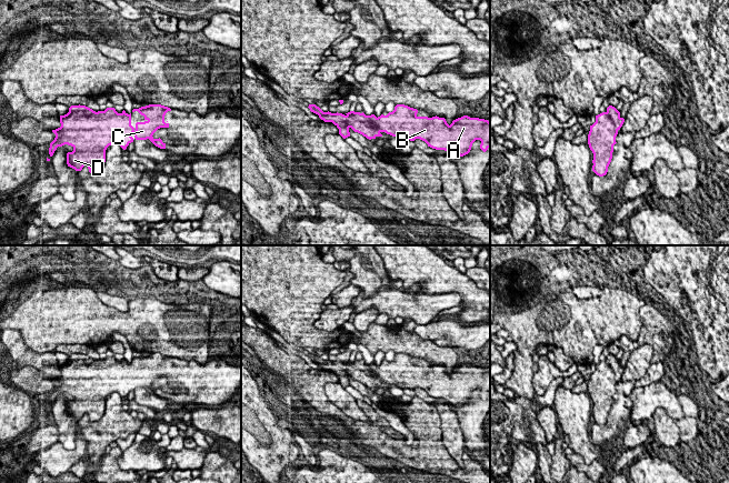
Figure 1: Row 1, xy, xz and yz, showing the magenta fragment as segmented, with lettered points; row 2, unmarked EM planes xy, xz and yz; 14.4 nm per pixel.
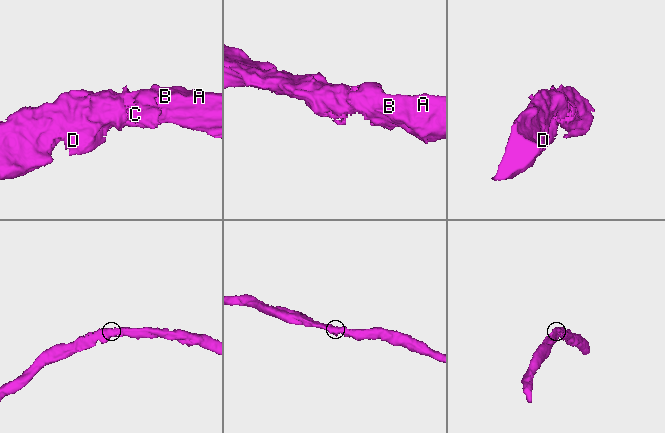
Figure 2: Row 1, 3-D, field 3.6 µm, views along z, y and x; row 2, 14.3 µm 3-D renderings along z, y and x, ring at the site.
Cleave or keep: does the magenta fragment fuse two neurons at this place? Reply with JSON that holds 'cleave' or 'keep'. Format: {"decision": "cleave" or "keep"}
{"decision": "keep"}

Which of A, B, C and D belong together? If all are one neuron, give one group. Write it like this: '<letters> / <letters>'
A B C D

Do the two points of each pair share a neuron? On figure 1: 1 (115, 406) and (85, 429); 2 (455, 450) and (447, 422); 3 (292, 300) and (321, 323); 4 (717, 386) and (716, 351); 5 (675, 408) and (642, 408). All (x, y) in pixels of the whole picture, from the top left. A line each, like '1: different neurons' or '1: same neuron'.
1: same neuron
2: same neuron
3: different neurons
4: different neurons
5: same neuron

